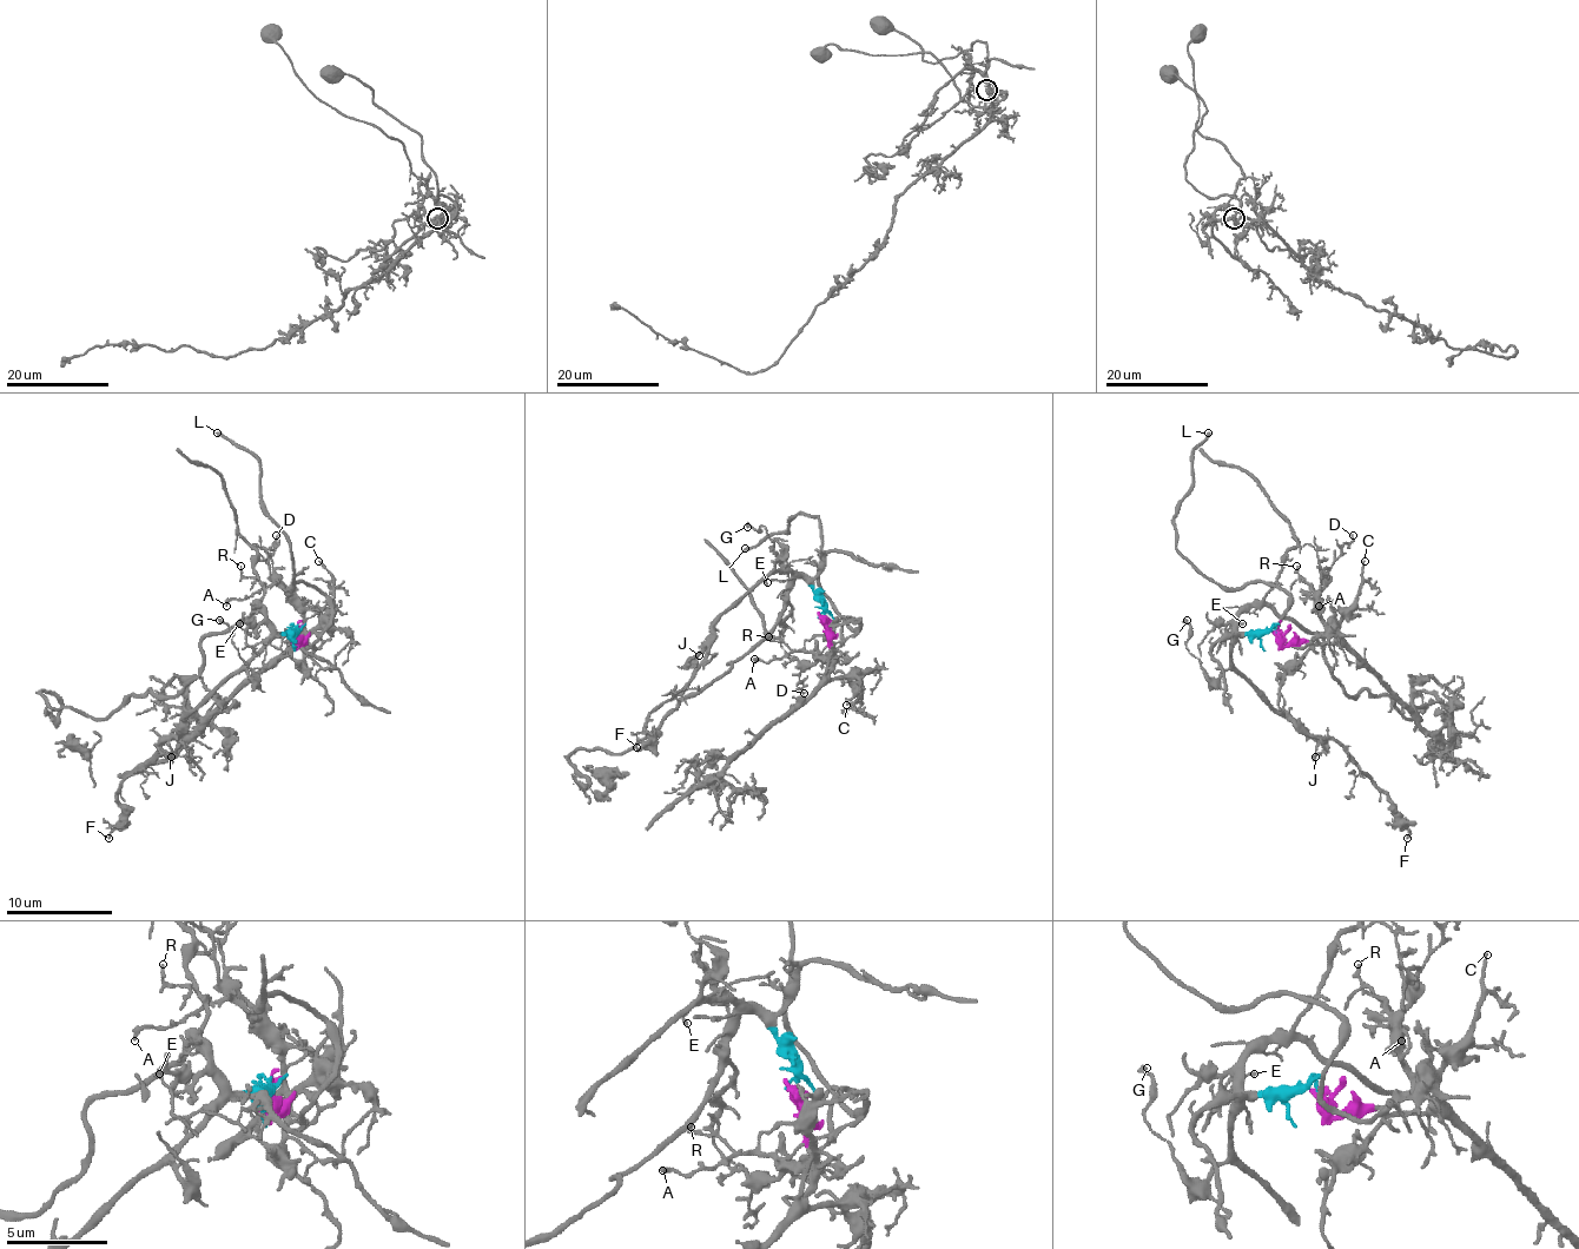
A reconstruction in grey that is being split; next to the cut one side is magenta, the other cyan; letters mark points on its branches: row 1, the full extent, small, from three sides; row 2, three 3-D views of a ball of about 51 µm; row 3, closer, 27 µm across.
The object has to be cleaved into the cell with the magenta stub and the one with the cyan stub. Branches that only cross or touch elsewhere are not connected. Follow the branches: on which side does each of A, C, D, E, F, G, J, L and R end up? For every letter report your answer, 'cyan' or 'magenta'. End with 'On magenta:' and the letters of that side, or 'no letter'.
A: magenta
C: magenta
D: magenta
E: cyan
F: cyan
G: cyan
J: cyan
L: magenta
R: magenta
On magenta: A, C, D, L, R

